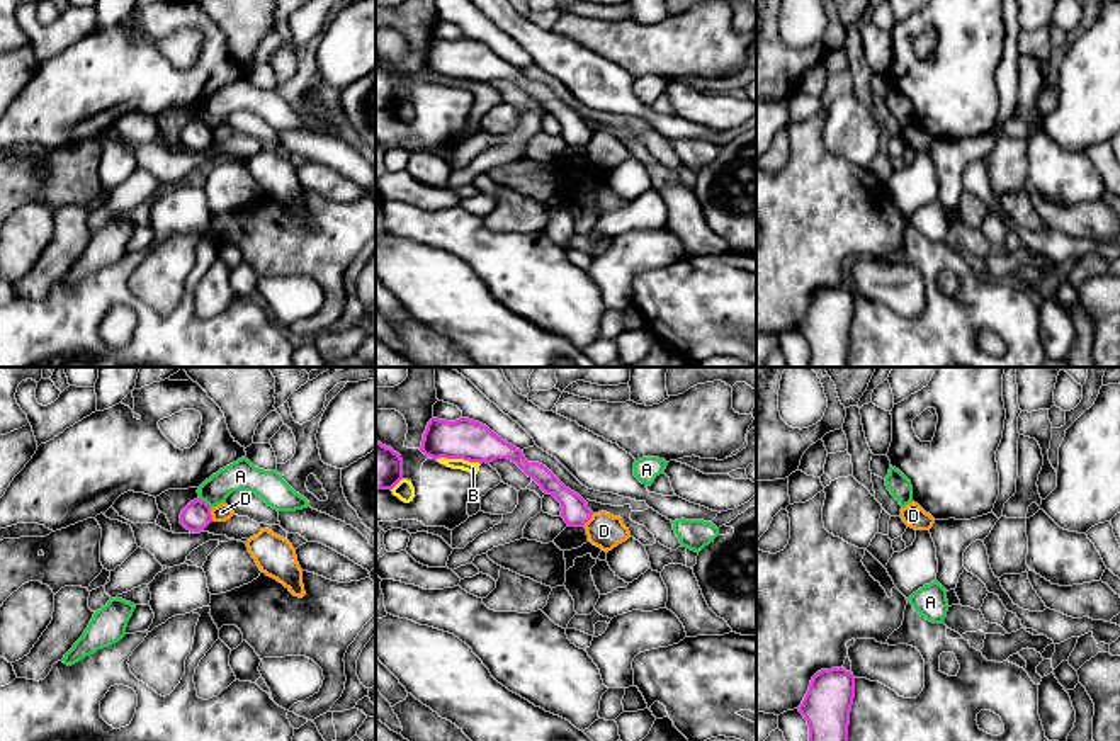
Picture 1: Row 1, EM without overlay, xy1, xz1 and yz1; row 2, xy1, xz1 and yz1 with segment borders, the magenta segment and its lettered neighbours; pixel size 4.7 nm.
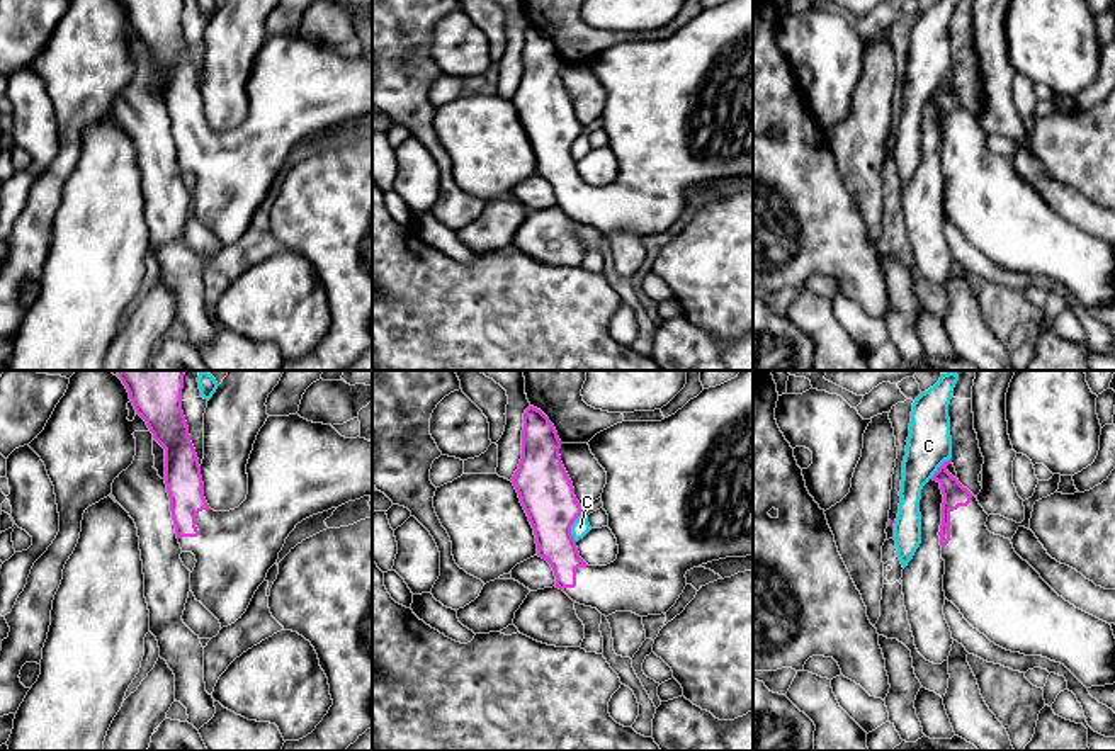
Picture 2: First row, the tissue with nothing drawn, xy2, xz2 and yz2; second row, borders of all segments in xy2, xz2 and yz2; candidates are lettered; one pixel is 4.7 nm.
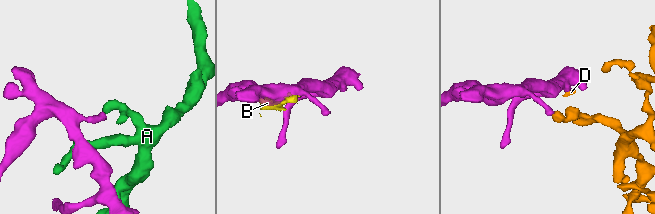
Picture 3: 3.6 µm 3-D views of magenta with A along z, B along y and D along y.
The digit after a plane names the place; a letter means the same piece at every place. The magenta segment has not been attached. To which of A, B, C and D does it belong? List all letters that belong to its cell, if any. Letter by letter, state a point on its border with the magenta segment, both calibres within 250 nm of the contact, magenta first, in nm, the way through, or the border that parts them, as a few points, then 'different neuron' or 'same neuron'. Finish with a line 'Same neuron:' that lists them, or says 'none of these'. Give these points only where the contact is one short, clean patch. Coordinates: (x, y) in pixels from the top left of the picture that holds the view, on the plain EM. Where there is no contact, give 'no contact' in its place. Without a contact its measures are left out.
A: meets magenta in xy1 at (204, 121); 140 nm thick on the magenta side, 140 nm on the other; border along xy1 (199, 116), (211, 126); different neuron
B: meets magenta in xz1 at (459, 77); 190 nm thick on the magenta side, 60 nm on the other; different neuron
C: meets magenta in xz2 at (570, 146); 260 nm thick on the magenta side, 80 nm on the other; different neuron
D: meets magenta in xy1 at (211, 135); 140 nm thick on the magenta side, 80 nm on the other; border along xy1 (209, 128), (213, 140); different neuron
Same neuron: none of these

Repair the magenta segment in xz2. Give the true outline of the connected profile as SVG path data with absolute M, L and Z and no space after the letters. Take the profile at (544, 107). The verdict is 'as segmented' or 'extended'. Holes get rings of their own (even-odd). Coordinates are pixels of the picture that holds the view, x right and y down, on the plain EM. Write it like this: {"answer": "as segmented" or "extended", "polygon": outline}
{"answer": "extended", "polygon": "M727 0L704 8L661 41L622 41L597 53L588 65L607 92L602 122L619 165L617 178L607 185L588 185L580 177L571 144L581 134L581 124L561 82L558 51L534 25L524 32L522 78L512 97L534 148L537 175L551 184L556 207L573 221L597 228L605 236L615 231L661 234L683 212L690 189L726 177L753 175L753 0Z"}

